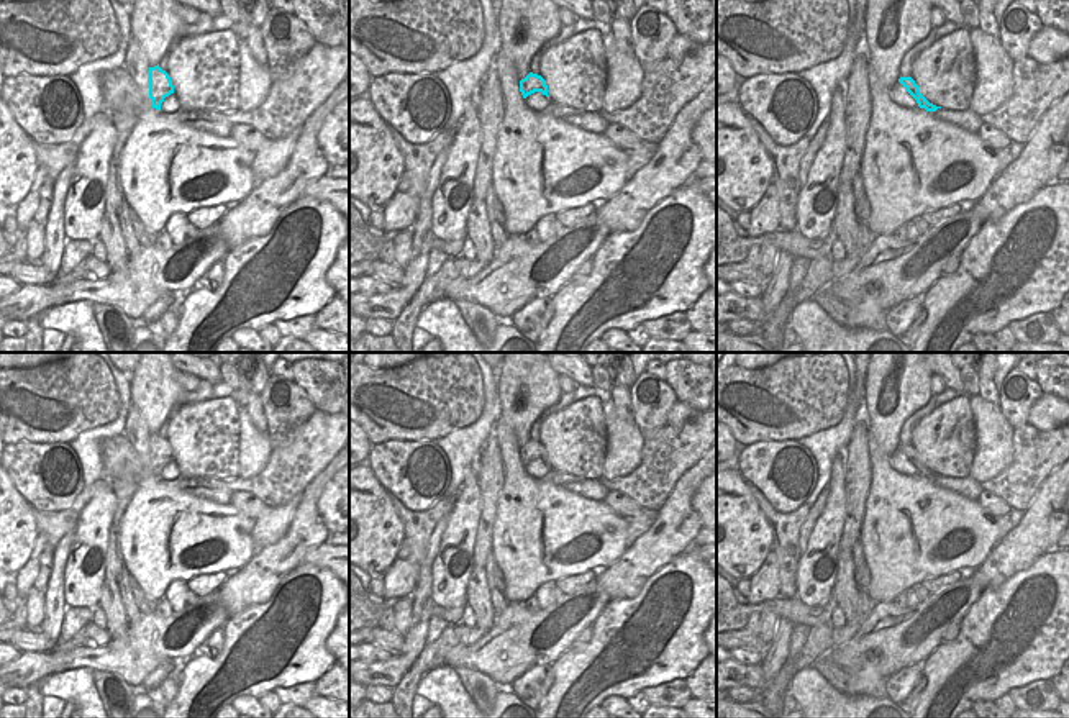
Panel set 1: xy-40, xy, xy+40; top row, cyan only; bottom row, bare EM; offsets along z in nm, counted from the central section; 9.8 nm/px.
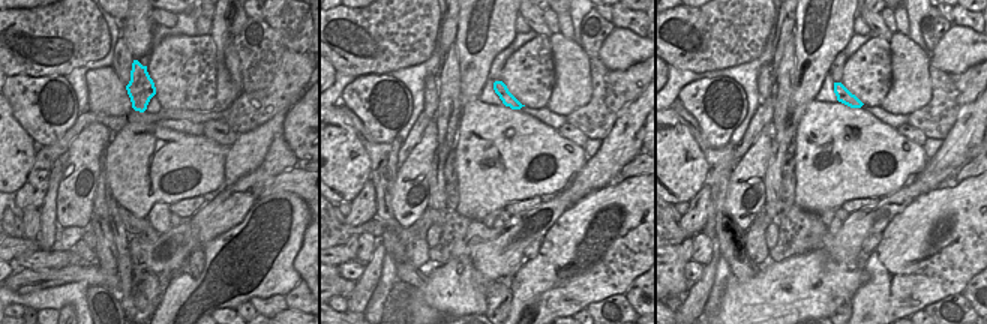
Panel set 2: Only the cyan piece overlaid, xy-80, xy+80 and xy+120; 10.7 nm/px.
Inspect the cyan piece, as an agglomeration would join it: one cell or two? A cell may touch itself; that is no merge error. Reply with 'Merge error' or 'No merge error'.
No merge error.

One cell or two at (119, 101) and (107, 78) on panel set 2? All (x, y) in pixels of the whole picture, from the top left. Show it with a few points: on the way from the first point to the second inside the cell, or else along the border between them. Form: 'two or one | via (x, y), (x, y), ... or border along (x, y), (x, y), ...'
one | via (113, 95), (107, 84)

